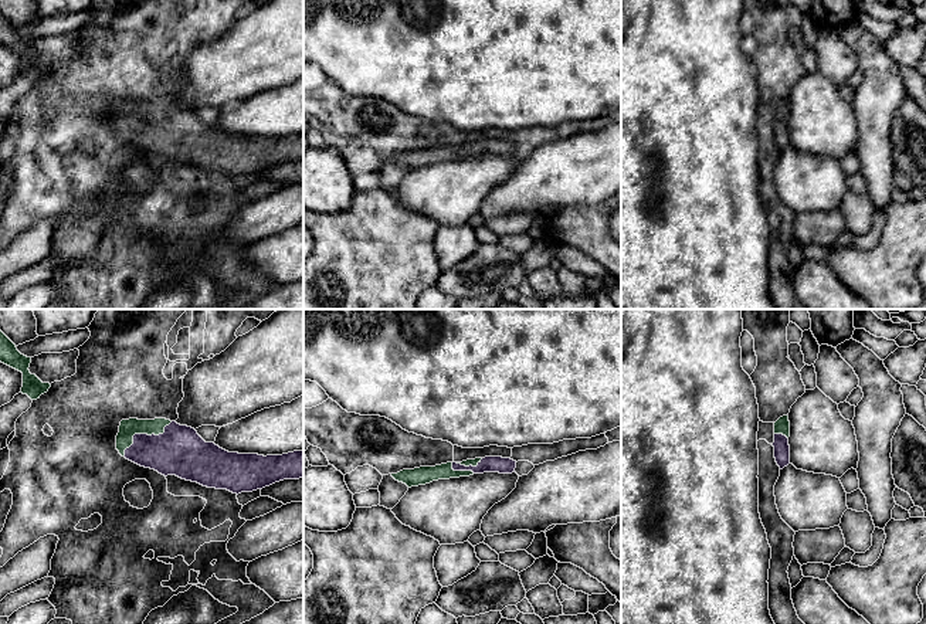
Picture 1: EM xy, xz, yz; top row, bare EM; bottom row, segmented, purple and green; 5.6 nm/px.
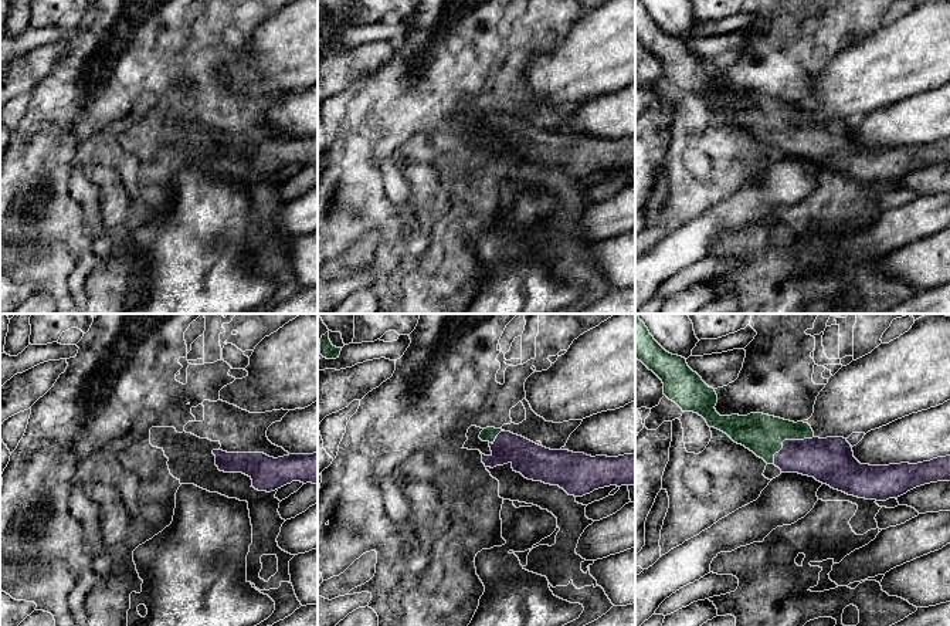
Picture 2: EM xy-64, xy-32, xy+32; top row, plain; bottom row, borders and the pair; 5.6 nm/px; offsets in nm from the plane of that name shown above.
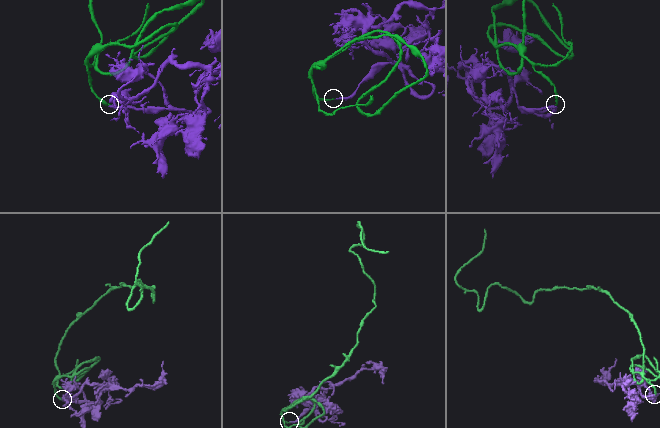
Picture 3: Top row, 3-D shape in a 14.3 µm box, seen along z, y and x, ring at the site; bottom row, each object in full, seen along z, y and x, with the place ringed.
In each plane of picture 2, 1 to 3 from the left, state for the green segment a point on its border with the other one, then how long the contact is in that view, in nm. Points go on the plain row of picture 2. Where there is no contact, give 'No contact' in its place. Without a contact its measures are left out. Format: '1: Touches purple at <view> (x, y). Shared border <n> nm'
1: No contact
2: Touches purple at xy-32 (496, 119). Shared border 120 nm
3: Touches purple at xy+32 (787, 122). Shared border 280 nm

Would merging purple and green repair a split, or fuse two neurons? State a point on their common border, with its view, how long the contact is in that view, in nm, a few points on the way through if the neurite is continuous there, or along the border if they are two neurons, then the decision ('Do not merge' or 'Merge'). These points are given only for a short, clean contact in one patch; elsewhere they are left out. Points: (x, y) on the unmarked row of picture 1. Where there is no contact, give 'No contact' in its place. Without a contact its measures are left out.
Touches purple at xy (143, 116). Shared border 340 nm. Path across: xy (180, 134), (153, 126), (143, 116), (134, 116), (128, 111). Merge

